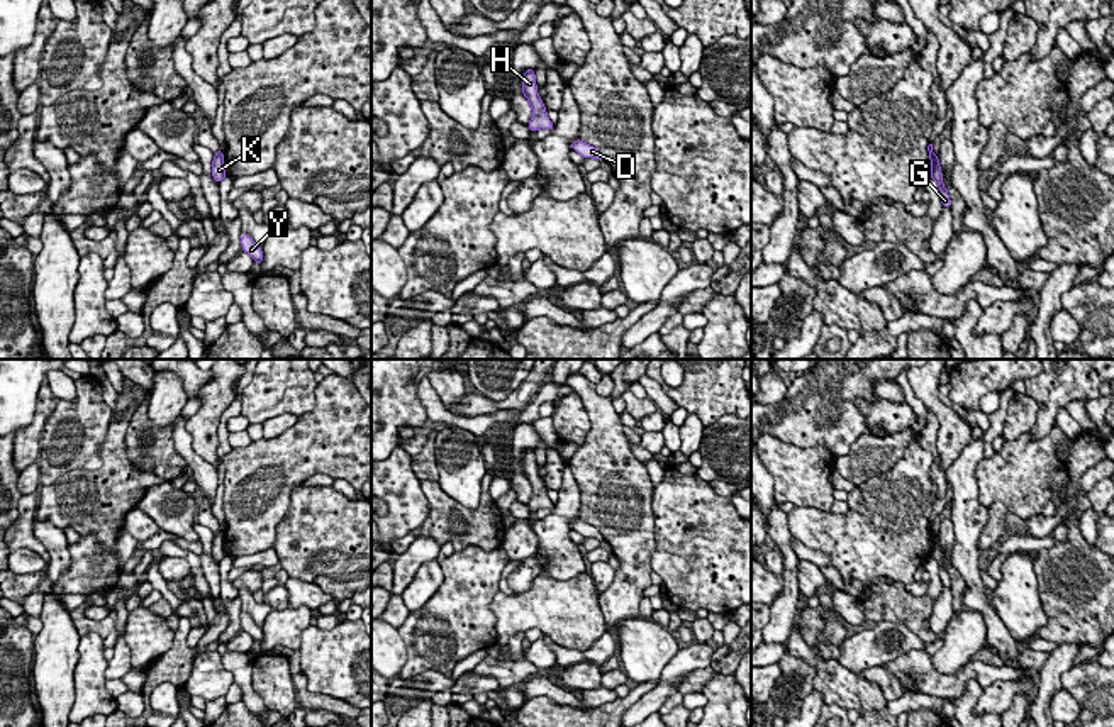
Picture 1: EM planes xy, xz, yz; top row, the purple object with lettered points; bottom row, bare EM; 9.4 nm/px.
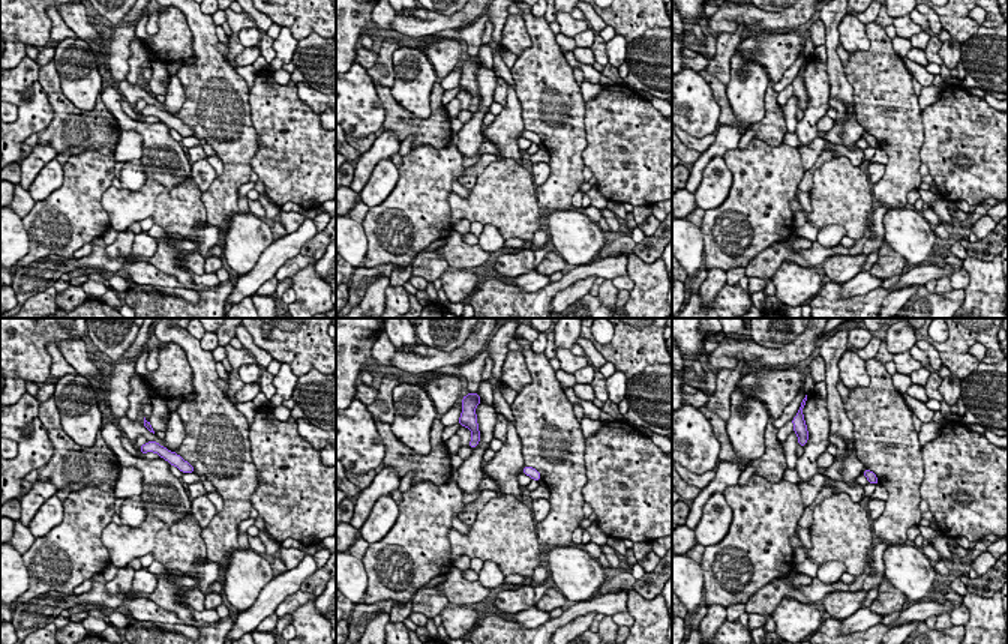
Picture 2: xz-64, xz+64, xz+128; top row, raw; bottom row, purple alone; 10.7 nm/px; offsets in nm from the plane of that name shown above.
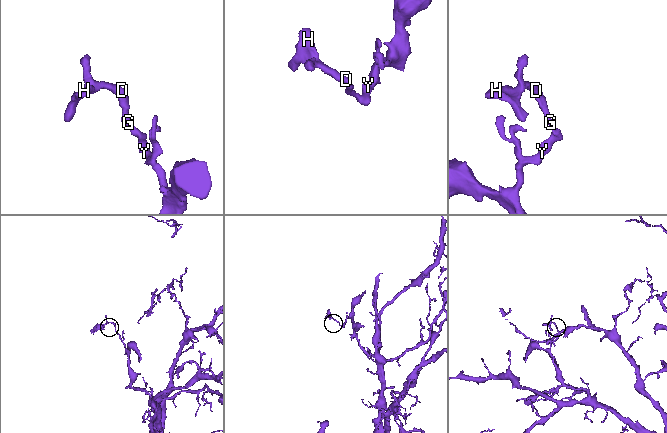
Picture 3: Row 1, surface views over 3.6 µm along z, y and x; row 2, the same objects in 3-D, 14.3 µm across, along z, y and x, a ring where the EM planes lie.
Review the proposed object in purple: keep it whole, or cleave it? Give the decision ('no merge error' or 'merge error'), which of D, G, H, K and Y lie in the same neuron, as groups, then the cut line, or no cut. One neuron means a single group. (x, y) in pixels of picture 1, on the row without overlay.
no merge error; groups D G H K Y; cut none

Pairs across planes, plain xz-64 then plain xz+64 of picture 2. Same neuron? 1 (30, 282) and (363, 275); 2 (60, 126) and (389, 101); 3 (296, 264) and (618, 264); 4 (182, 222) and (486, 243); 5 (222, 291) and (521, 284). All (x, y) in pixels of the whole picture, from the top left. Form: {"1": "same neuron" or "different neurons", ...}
{"1": "same neuron", "2": "same neuron", "3": "same neuron", "4": "different neurons", "5": "different neurons"}

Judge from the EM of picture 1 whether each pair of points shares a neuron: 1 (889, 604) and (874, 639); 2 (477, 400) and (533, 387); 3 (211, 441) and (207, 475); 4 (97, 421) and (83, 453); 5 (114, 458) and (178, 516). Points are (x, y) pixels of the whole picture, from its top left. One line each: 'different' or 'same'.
1: different
2: same
3: different
4: same
5: different

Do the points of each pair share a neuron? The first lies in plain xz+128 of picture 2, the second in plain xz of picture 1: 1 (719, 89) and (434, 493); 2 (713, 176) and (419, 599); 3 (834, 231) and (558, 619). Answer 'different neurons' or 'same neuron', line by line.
1: same neuron
2: same neuron
3: different neurons

